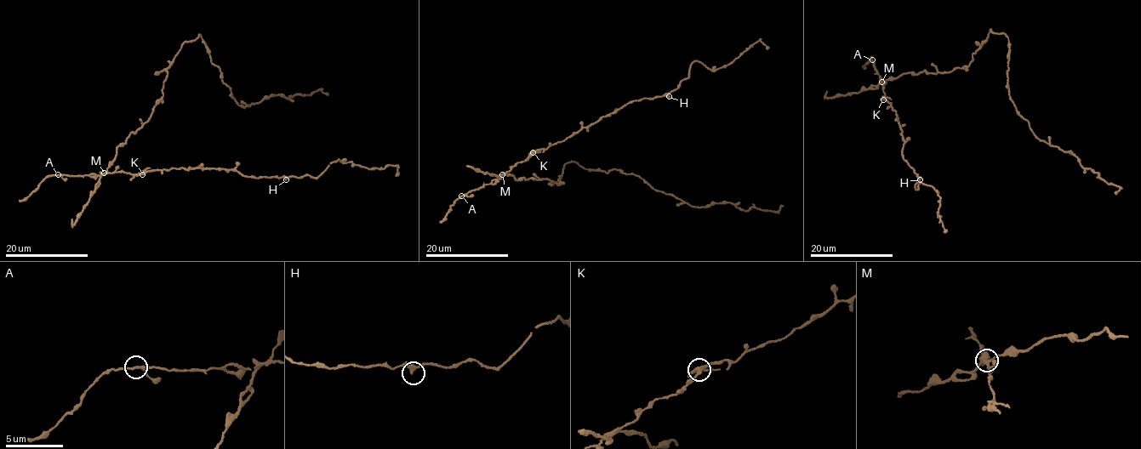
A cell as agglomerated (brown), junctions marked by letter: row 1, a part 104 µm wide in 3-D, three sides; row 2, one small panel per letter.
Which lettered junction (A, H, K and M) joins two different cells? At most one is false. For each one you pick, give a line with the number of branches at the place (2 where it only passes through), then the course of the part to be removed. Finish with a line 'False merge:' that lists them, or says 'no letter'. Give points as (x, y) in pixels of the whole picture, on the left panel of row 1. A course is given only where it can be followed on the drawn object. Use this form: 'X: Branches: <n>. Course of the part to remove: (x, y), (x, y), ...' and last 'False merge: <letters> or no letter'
M: Branches: 3. Course of the part to remove: (104, 173), (118, 145), (148, 122), (168, 67), (199, 35), (240, 105), (282, 94), (319, 90), (328, 95)
False merge: M

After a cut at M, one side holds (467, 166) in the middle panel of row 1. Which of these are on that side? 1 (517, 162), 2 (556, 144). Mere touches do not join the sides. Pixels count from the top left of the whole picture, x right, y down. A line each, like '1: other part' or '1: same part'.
1: other part
2: other part

